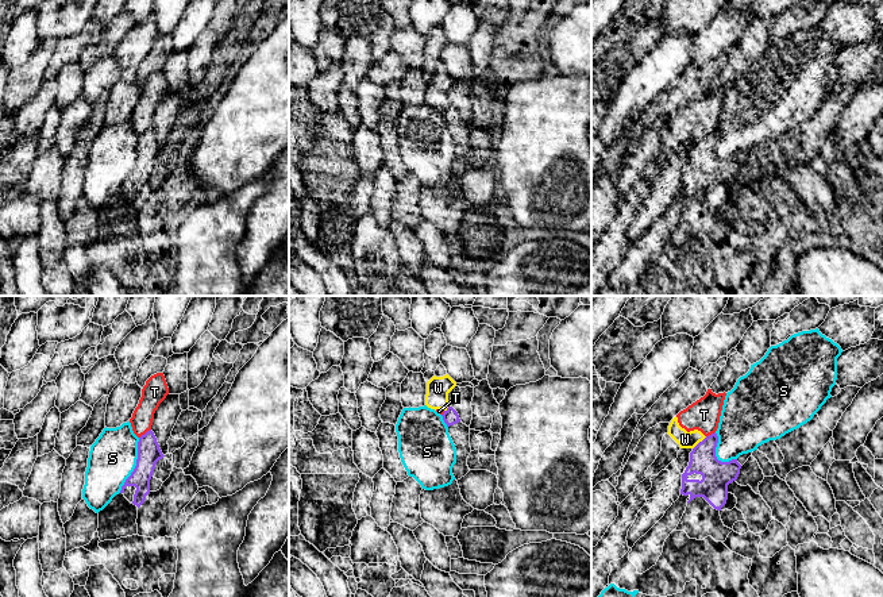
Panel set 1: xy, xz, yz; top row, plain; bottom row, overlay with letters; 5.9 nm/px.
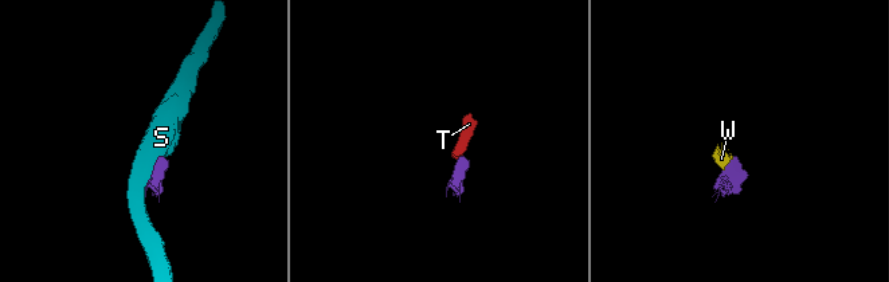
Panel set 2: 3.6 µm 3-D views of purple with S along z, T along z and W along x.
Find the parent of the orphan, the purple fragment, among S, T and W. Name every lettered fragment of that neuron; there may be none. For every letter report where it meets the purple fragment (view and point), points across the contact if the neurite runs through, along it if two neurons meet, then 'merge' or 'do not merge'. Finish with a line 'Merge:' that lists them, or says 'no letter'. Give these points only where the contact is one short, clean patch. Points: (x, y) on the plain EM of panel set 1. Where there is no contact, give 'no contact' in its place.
S: contact xy (137, 162); do not merge
T: contact xy (146, 130); border xy (150, 126), (139, 135); do not merge
W: contact yz (700, 139); border yz (706, 134), (693, 146); do not merge
Merge: no letter

